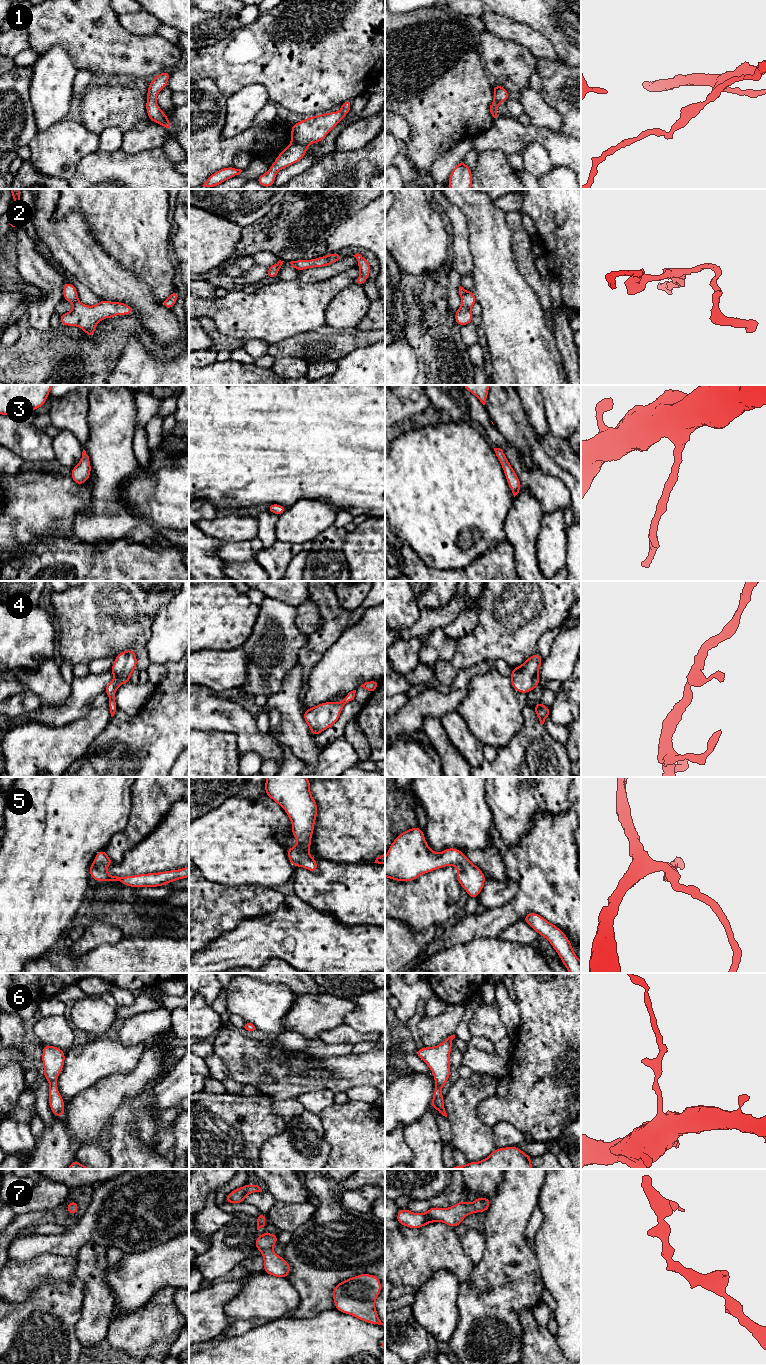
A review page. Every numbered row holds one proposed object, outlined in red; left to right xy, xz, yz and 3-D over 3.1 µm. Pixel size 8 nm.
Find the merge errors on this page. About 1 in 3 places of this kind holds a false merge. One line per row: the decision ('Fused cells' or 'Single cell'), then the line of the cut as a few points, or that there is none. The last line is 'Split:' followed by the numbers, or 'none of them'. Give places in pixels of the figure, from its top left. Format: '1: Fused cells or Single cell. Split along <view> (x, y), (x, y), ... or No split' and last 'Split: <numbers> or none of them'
1: Single cell. No split
2: Single cell. No split
3: Single cell. No split
4: Single cell. No split
5: Single cell. No split
6: Single cell. No split
7: Single cell. No split
Split: none of them

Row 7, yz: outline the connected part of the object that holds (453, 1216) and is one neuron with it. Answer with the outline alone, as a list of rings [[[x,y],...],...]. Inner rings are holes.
[[[479,1196],[474,1202],[468,1203],[465,1200],[449,1207],[431,1207],[425,1213],[413,1213],[408,1209],[400,1210],[396,1220],[403,1226],[418,1229],[432,1222],[443,1222],[454,1228],[462,1224],[468,1214],[486,1212],[490,1207],[491,1199]]]

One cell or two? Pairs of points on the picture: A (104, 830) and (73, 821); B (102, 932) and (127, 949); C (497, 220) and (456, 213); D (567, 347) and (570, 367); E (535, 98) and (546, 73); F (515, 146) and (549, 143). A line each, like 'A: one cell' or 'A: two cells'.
A: one cell
B: two cells
C: two cells
D: one cell
E: two cells
F: one cell

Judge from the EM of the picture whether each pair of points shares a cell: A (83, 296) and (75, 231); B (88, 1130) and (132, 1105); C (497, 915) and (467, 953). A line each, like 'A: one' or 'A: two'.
A: two
B: two
C: two

